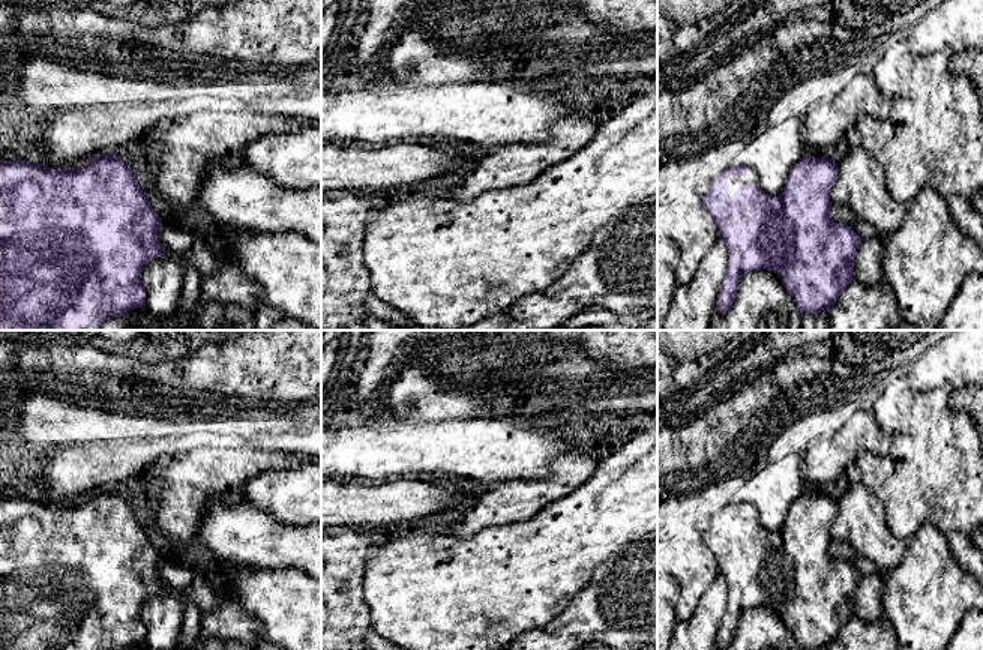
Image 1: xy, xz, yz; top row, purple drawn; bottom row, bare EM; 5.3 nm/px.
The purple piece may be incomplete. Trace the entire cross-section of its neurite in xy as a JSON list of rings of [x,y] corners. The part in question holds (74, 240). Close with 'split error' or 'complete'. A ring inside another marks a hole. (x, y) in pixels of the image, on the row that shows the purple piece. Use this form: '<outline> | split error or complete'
[[[116,153],[95,156],[83,167],[48,168],[32,161],[0,161],[0,330],[101,330],[110,318],[146,306],[141,270],[165,252],[159,239],[162,219],[152,209],[131,167]]] | complete

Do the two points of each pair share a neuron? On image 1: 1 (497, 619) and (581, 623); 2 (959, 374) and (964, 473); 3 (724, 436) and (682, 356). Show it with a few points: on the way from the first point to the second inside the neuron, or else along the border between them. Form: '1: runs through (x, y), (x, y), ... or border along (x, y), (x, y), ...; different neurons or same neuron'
1: border along (574, 598), (545, 625), (533, 626), (518, 634); different neurons
2: border along (952, 388), (938, 385), (917, 392); different neurons
3: runs through (724, 410), (724, 398), (712, 386), (706, 361); same neuron

